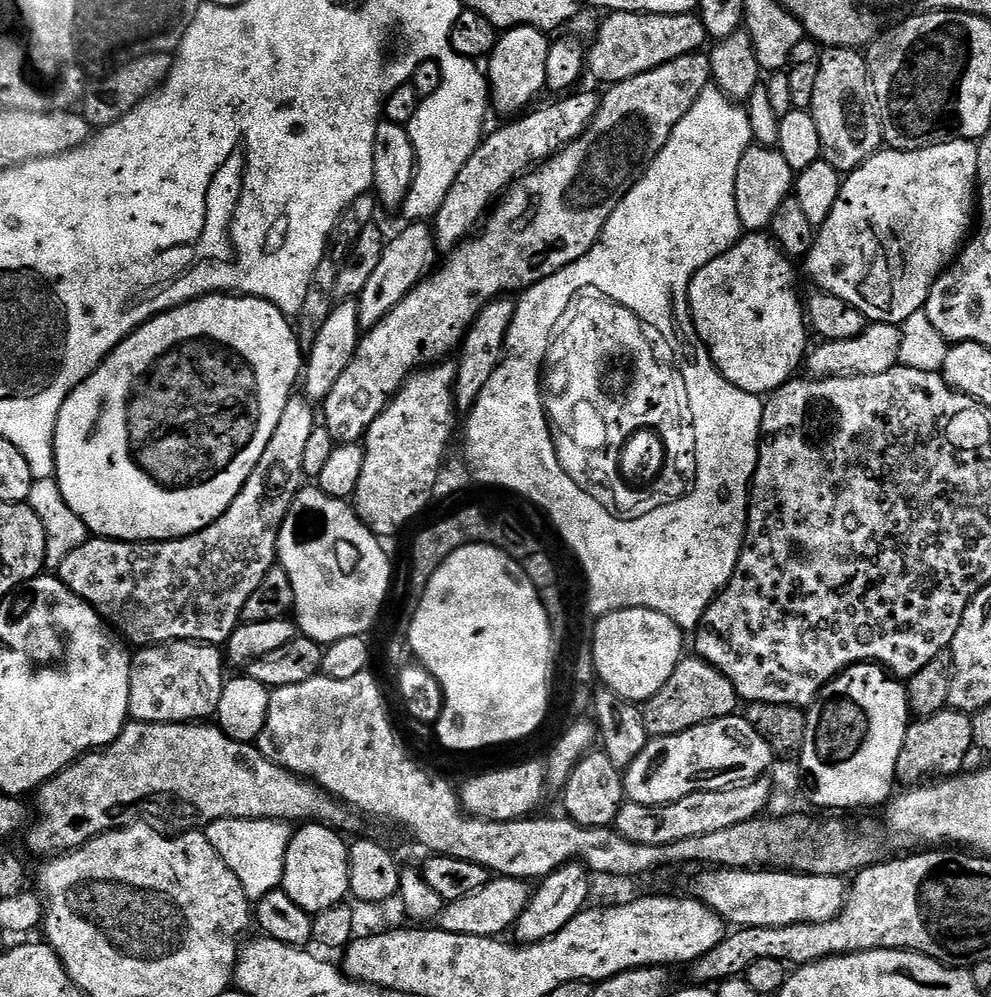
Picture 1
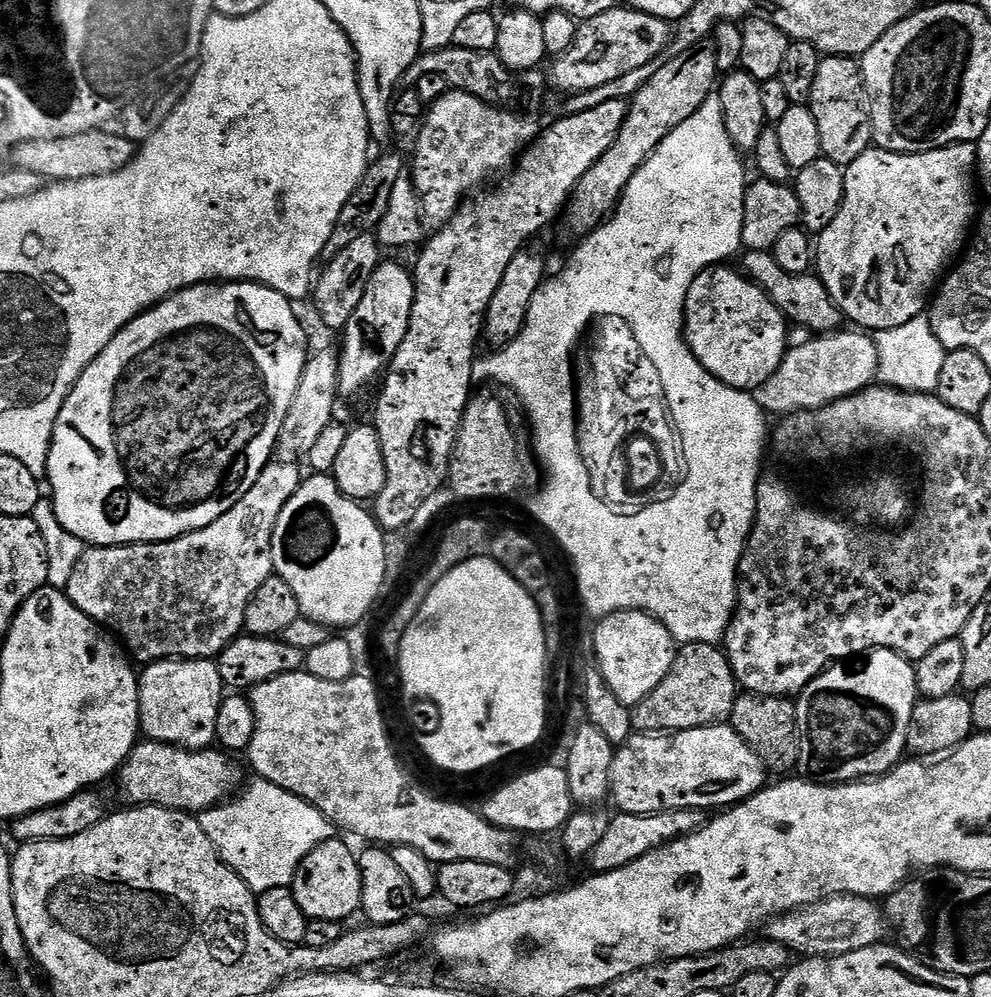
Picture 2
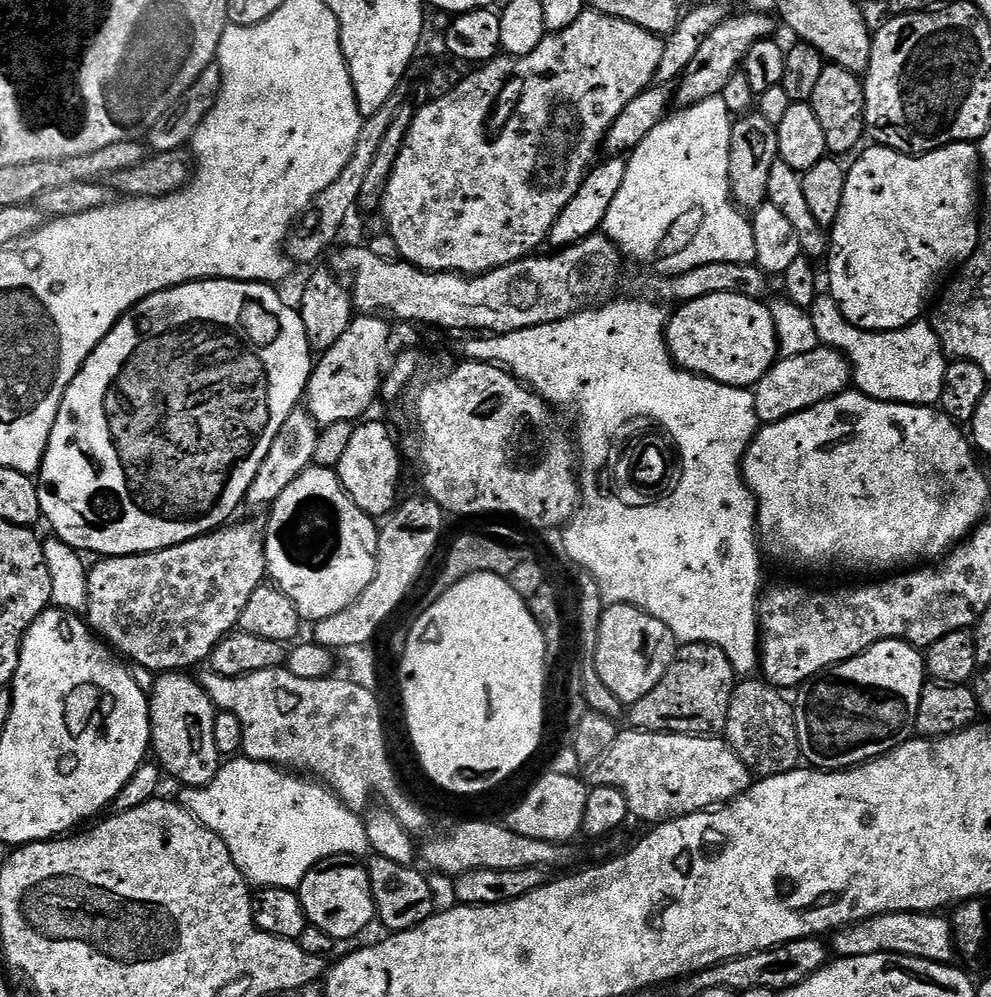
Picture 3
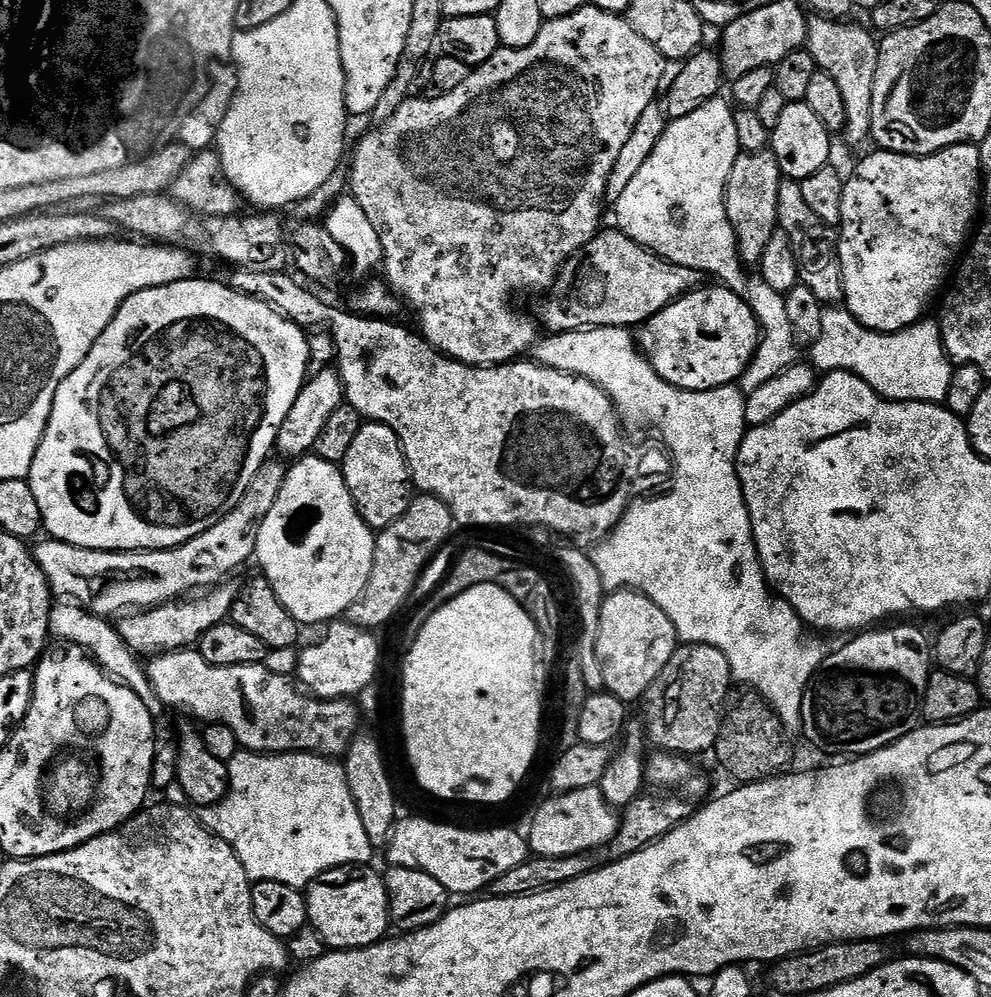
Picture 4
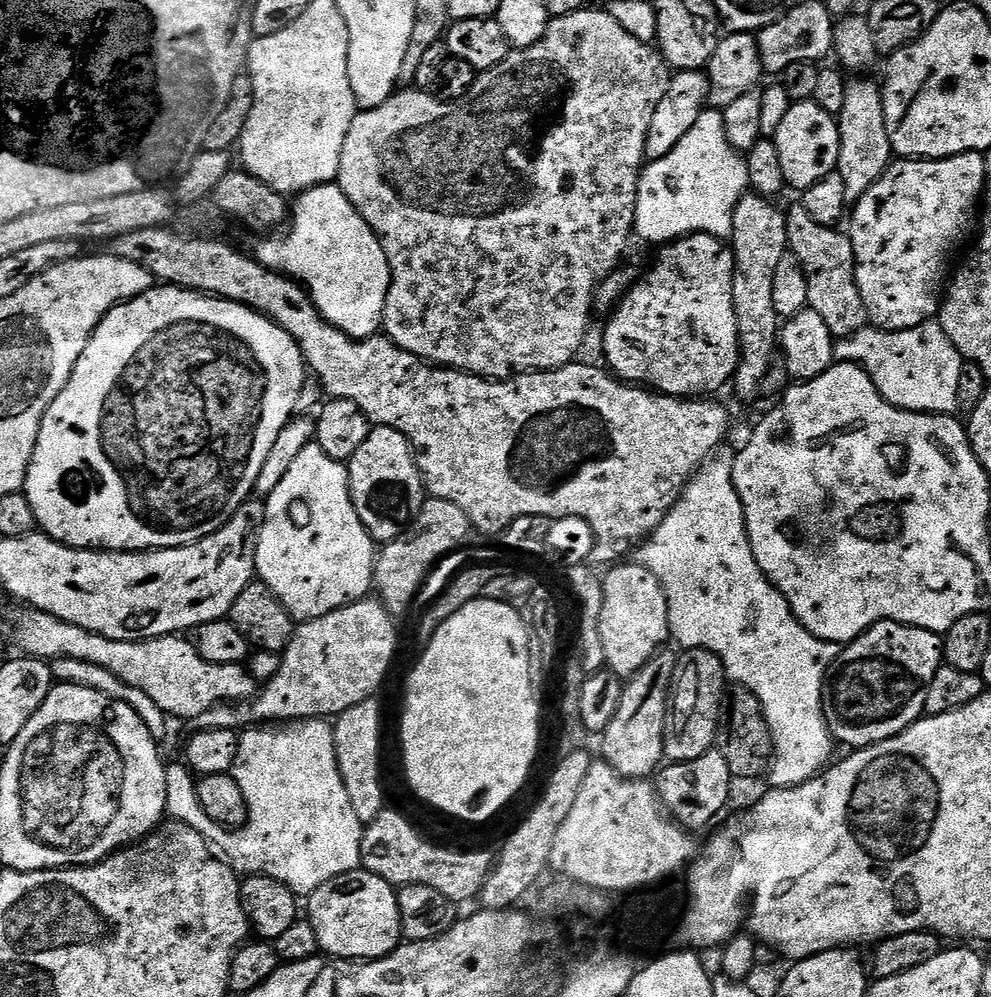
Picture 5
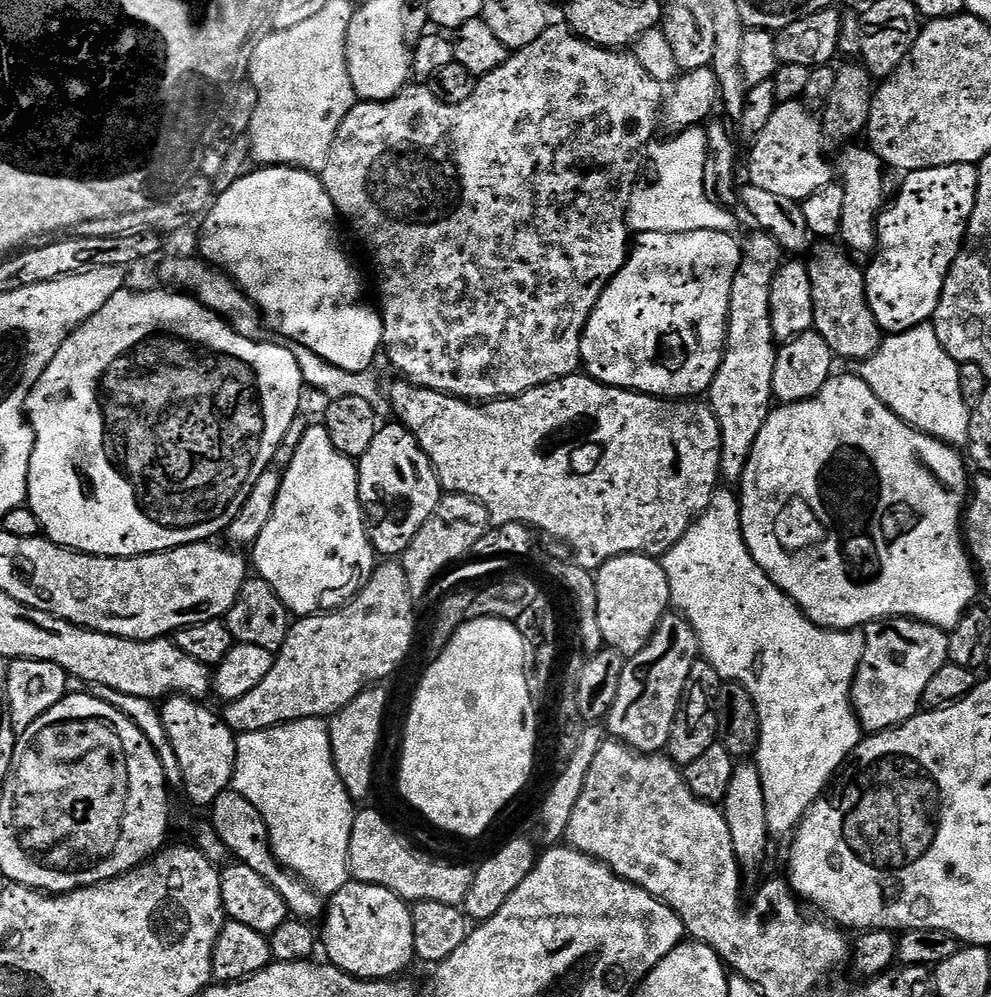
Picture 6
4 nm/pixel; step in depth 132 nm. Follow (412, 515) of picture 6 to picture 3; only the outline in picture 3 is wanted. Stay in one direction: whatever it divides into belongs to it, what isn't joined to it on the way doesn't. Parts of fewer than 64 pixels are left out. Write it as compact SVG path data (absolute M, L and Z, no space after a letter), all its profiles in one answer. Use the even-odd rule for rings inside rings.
M371 420L356 424L342 462L338 462L334 471L342 482L344 493L352 499L354 506L358 506L358 510L373 518L387 518L396 511L401 499L400 448L386 425Z

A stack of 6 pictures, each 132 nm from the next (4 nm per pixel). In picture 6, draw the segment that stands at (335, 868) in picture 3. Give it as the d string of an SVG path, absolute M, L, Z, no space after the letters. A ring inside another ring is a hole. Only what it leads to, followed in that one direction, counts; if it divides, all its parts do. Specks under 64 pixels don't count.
M349 882L327 897L322 917L322 952L333 969L357 980L399 977L416 960L412 909L390 890L373 884Z

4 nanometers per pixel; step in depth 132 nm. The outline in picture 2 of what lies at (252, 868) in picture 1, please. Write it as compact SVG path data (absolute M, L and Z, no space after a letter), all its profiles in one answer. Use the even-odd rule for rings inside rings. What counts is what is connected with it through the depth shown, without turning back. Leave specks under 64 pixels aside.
M252 778L245 786L244 793L242 792L243 788L235 798L199 813L202 830L206 830L206 838L214 842L222 862L226 862L226 866L230 866L239 874L242 882L246 882L252 893L259 894L266 890L289 887L306 854L310 854L310 850L314 850L322 842L333 839L334 826L313 804L282 790L282 786L274 786L265 780Z

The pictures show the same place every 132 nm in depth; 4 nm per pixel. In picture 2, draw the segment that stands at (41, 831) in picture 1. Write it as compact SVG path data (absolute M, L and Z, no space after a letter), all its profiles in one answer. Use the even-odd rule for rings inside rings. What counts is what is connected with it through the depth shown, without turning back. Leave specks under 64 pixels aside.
M144 738L119 770L120 792L132 806L157 804L159 808L199 814L216 804L225 803L237 791L236 768L231 759L233 757L224 750L190 752L187 748Z

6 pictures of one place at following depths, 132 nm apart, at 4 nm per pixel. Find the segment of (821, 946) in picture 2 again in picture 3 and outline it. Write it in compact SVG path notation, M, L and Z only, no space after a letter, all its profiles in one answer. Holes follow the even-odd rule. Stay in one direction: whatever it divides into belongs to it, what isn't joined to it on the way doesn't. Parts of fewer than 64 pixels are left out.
M888 912L868 917L856 925L837 931L830 940L833 953L840 958L866 957L867 954L897 953L936 963L951 963L956 956L951 921L943 915L925 912Z

